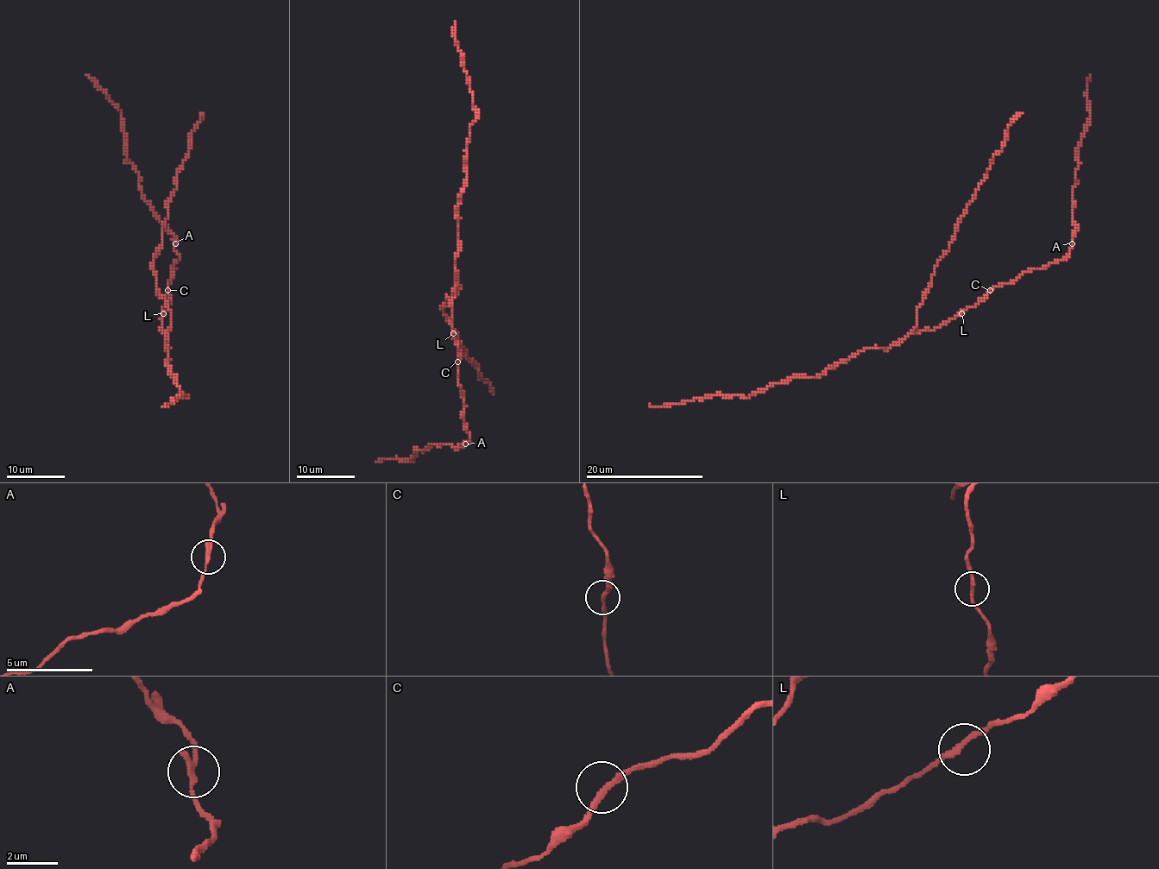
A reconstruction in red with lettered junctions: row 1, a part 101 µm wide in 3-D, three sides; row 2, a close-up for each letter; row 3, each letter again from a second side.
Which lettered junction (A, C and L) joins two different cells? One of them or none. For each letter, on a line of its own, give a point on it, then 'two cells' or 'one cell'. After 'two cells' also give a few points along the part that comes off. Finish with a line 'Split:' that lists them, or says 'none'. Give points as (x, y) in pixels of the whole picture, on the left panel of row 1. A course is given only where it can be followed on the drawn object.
A: at (175, 243); two cells; foreign part runs (174, 243), (174, 236), (166, 229), (144, 198), (140, 174), (126, 155), (122, 112), (86, 74)
C: at (167, 290); one cell
L: at (163, 313); one cell
Split: A

